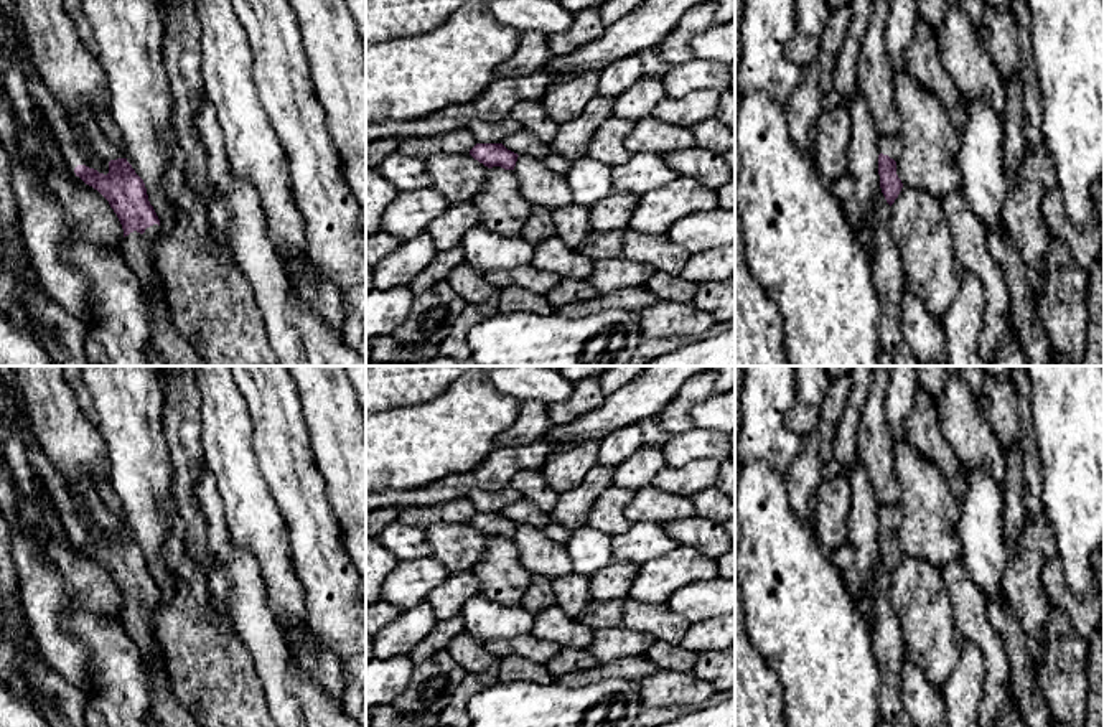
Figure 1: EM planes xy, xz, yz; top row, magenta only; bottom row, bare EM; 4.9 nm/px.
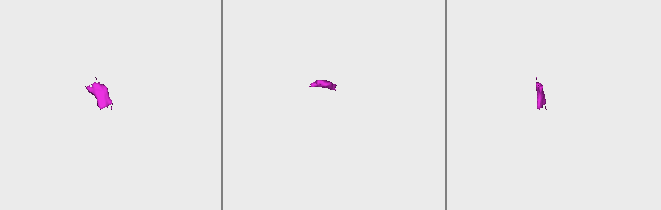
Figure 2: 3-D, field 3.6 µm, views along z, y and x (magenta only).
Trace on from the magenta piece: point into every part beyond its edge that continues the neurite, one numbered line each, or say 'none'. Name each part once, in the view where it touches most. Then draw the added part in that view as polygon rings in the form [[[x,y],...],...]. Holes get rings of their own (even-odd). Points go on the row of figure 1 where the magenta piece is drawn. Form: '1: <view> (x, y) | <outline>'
1: xy (58, 117) | [[[28,46],[21,51],[21,68],[28,76],[30,92],[35,96],[38,104],[43,107],[43,114],[49,127],[56,132],[61,153],[71,171],[77,165],[89,167],[82,147],[91,145],[97,158],[109,163],[110,160],[125,158],[125,155],[112,143],[112,140],[99,129],[94,115],[82,109],[77,114],[84,137],[79,138],[73,132],[69,112],[64,106],[49,92],[44,79],[31,61]],[[89,167],[91,168],[91,167]]]
2: xy (137, 249) | [[[153,224],[143,234],[133,231],[122,239],[120,256],[129,269],[137,275],[142,293],[147,298],[157,285],[163,285],[155,269],[153,244],[160,232],[160,226]]]

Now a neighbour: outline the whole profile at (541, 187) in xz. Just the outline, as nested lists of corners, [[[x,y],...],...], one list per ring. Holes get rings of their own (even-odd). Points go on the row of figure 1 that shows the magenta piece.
[[[519,155],[514,175],[519,191],[532,208],[549,211],[572,204],[572,191],[565,175],[560,175],[529,155]]]

